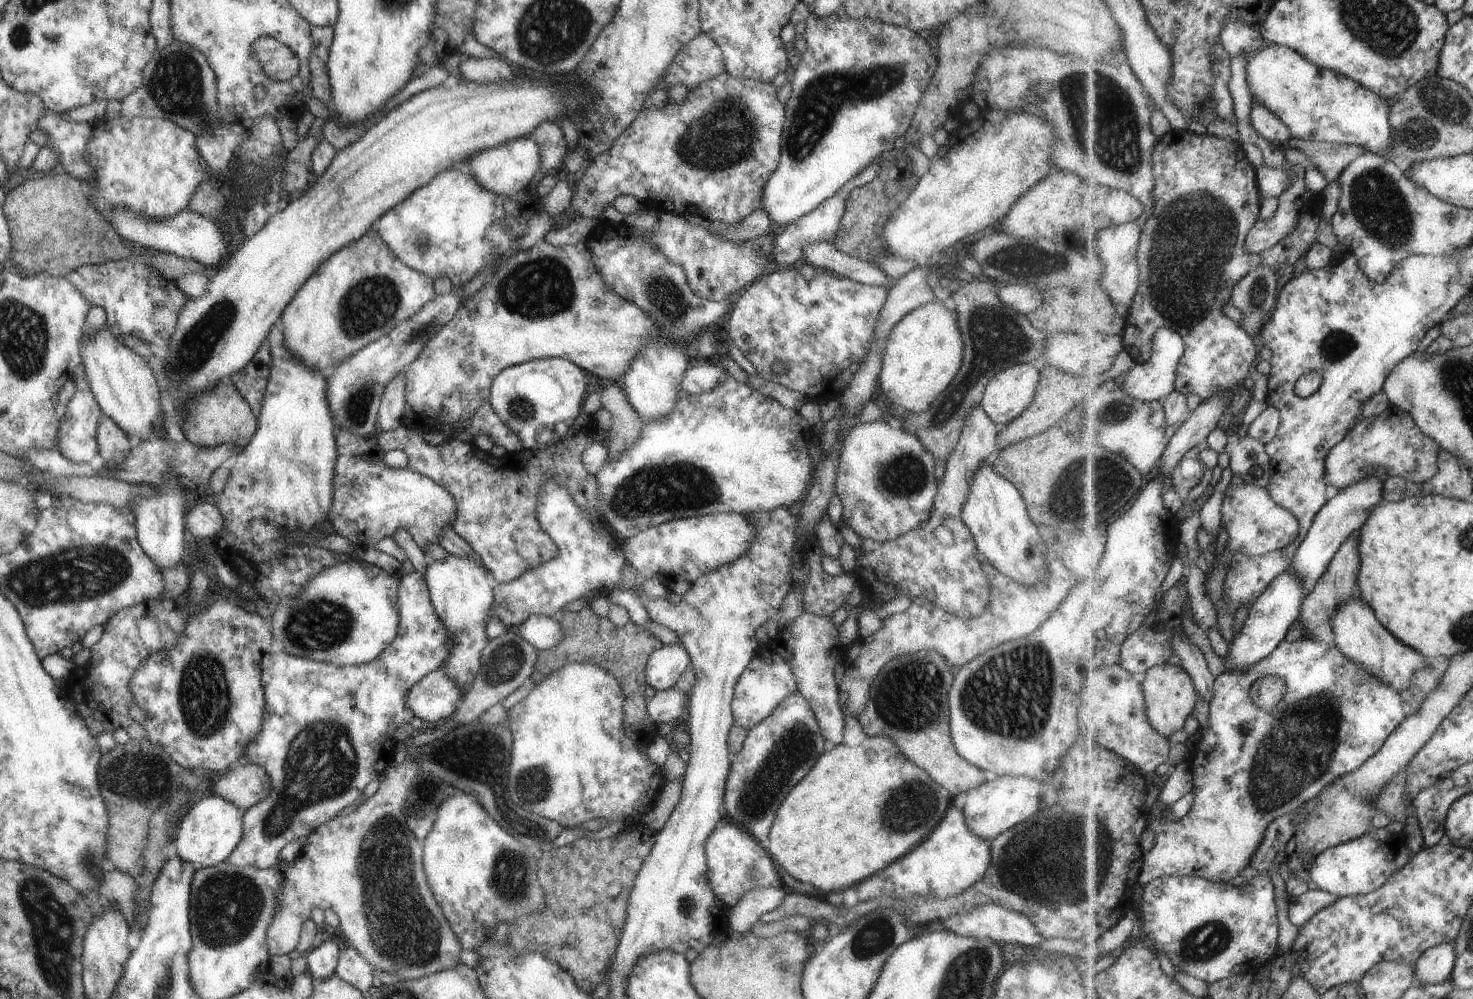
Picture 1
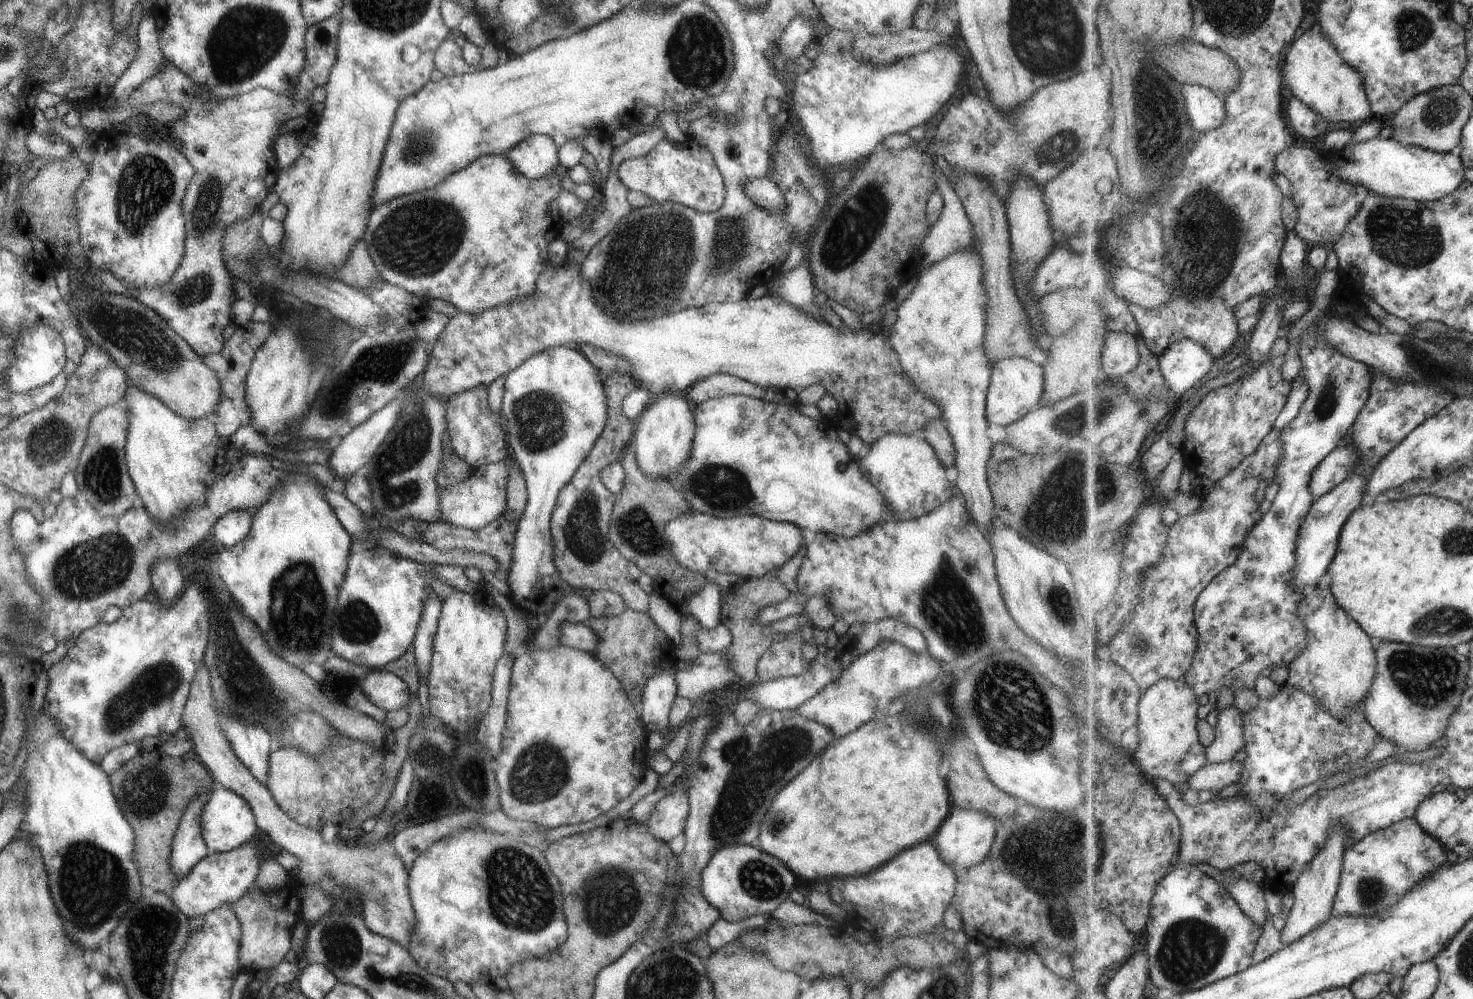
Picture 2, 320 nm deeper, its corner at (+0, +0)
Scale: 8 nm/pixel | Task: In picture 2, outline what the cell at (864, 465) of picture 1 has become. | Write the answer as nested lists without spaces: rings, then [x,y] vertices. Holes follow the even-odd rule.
[[[886,433],[871,445],[864,446],[856,458],[858,470],[883,498],[887,516],[895,521],[907,521],[928,514],[951,498],[952,481],[944,476],[945,468],[935,458],[927,442],[912,435]]]

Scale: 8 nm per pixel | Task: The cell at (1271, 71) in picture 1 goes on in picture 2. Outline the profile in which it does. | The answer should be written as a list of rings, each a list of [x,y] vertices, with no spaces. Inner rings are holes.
[[[1319,27],[1306,30],[1291,44],[1283,60],[1283,86],[1287,94],[1310,106],[1311,112],[1323,116],[1329,126],[1374,116],[1363,76],[1343,60],[1337,46]]]

